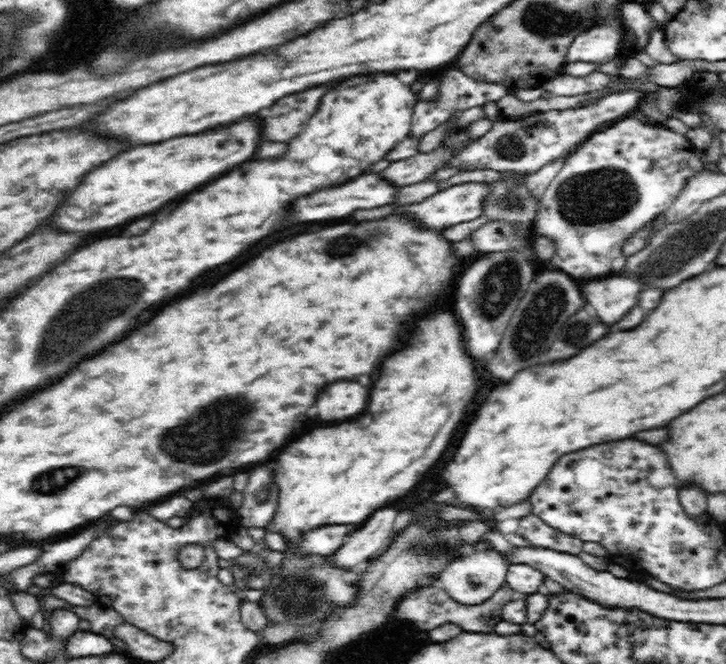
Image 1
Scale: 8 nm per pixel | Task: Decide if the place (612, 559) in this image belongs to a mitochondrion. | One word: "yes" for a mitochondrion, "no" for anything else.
no

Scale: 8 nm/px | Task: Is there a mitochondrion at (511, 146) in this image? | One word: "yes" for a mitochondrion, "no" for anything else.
yes

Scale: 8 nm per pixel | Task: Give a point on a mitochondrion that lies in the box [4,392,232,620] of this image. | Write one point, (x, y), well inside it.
(55, 480)

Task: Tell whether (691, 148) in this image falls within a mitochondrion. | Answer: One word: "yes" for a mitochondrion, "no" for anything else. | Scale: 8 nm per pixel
no

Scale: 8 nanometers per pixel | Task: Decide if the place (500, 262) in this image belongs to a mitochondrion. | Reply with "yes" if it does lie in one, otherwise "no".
yes

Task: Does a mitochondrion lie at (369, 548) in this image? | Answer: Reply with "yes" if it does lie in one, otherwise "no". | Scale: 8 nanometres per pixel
no

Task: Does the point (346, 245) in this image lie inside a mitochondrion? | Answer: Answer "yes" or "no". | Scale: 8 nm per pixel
yes

